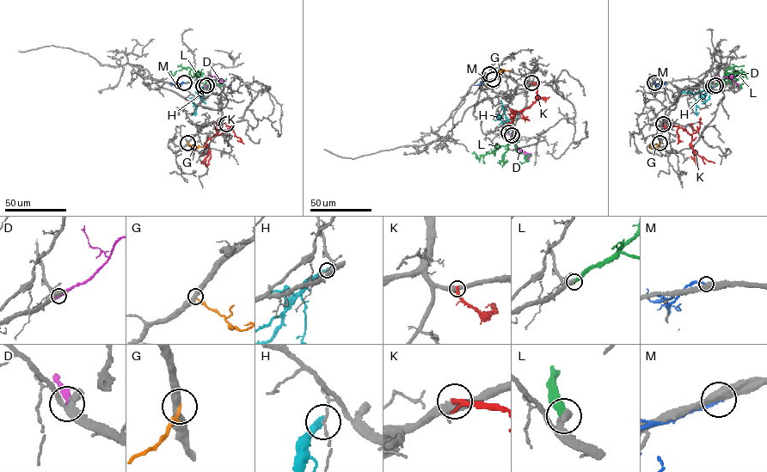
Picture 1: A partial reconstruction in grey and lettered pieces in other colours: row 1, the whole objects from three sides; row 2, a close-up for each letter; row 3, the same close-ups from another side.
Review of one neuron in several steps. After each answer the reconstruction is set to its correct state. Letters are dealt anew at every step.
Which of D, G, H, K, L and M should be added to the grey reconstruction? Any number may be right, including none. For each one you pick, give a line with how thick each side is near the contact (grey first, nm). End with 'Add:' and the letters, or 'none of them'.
L: 500/480 nm
Add: L

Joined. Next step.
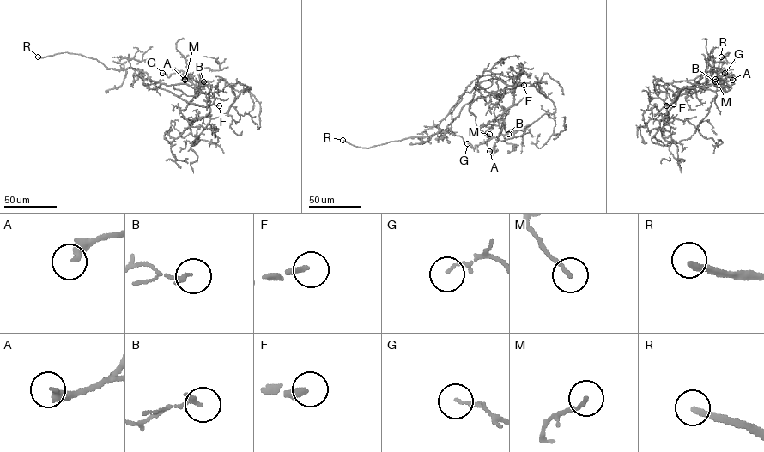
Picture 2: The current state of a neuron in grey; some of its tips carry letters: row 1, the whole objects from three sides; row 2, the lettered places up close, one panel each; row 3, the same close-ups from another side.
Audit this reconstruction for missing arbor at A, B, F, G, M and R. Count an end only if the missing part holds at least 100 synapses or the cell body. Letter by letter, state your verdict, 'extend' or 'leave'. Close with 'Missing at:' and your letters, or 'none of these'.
A: leave
B: leave
F: extend
G: leave
M: leave
R: extend
Missing at: F, R

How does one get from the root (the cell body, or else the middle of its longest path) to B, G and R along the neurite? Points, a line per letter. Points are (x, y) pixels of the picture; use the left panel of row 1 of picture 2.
B: (191, 103), (209, 105), (209, 94), (197, 92), (196, 83), (203, 81)
G: (191, 103), (209, 106), (209, 94), (198, 93), (196, 82), (182, 70), (168, 77), (162, 73)
R: (191, 103), (152, 84), (148, 75), (140, 69), (107, 69), (96, 59), (67, 52), (38, 57)

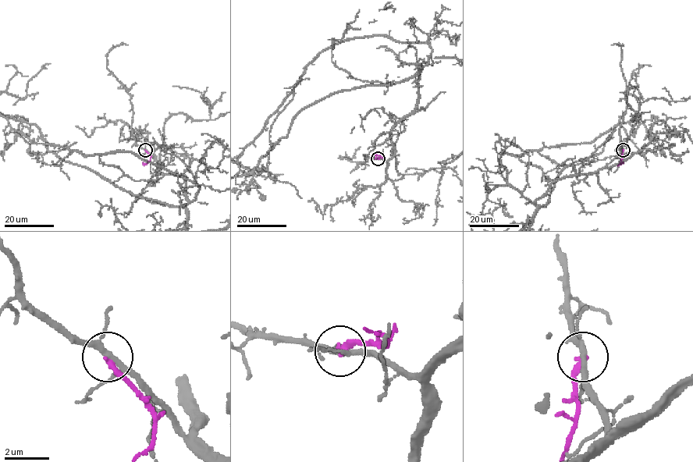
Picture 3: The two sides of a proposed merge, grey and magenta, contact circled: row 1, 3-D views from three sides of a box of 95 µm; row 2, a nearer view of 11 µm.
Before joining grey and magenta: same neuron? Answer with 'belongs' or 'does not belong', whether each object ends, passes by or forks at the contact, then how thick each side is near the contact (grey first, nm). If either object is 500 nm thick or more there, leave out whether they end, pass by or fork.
does not belong; grey forks there; magenta ends there; 220 nm thick on the grey side, 280 nm on the other

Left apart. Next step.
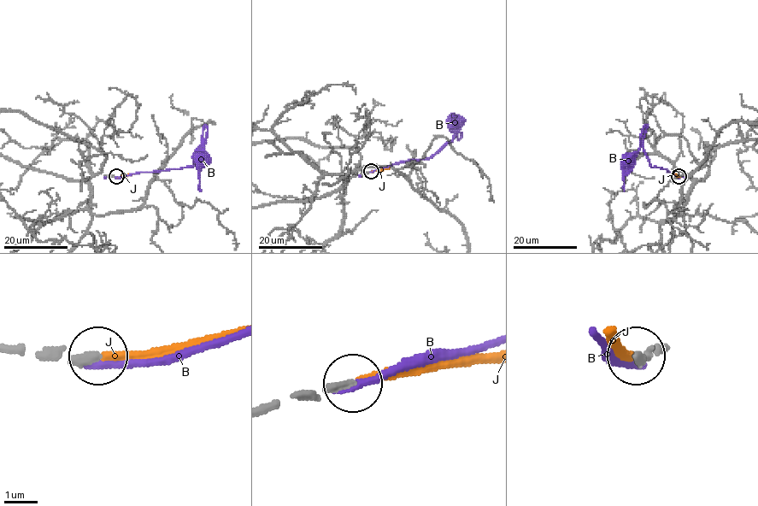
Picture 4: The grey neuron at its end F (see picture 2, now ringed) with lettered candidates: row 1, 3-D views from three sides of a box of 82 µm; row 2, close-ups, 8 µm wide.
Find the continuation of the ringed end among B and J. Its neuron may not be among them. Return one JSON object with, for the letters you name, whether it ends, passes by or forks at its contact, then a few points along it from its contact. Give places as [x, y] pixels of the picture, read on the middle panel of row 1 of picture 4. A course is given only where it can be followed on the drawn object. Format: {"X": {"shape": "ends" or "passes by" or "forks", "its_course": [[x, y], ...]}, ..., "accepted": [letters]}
{"J": {"shape": "ends", "its_course": [[372, 172], [389, 167]]}, "accepted": ["J"]}

